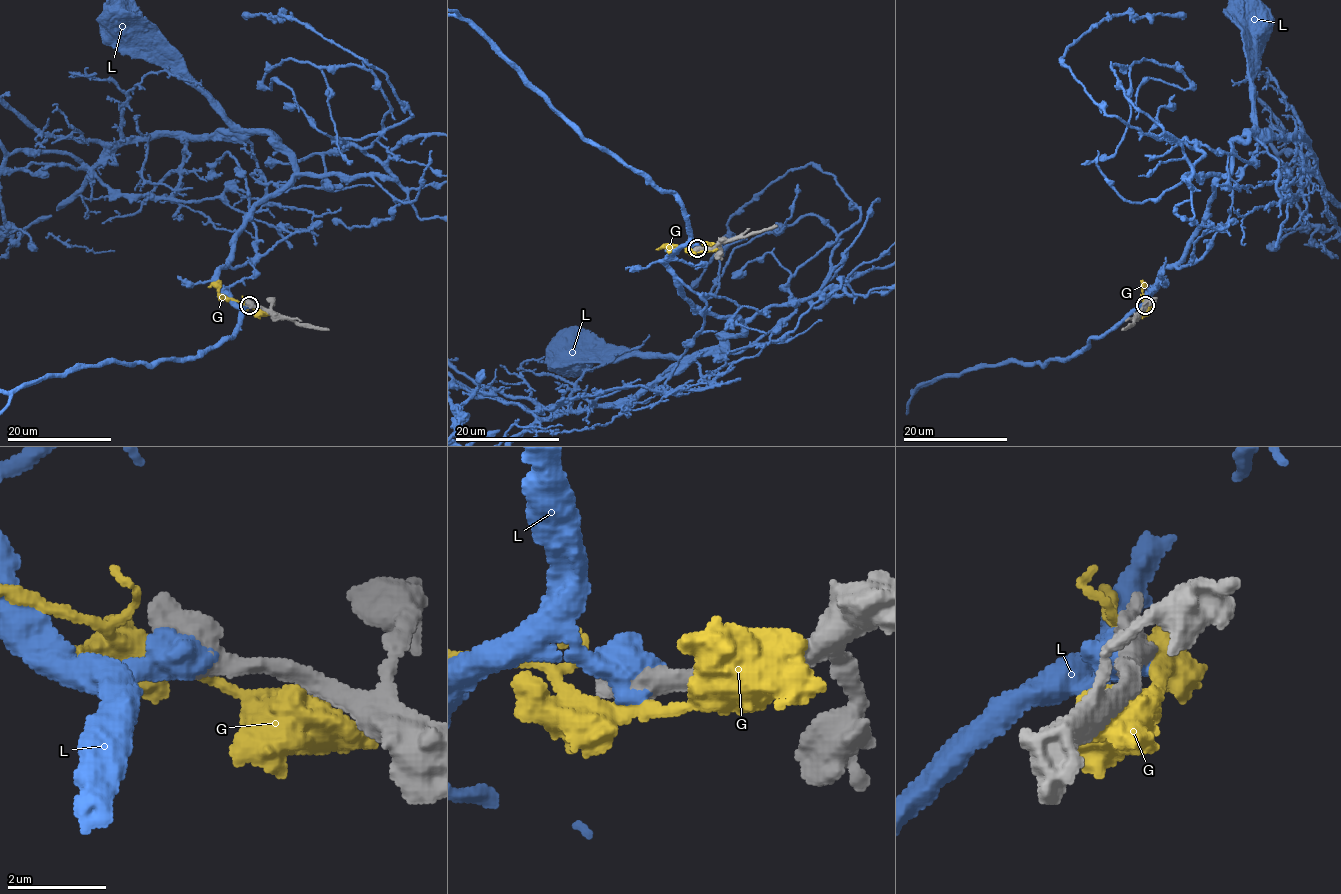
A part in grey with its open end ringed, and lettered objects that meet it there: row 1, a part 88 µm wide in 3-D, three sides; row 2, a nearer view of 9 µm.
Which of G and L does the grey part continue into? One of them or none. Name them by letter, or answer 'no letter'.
L

